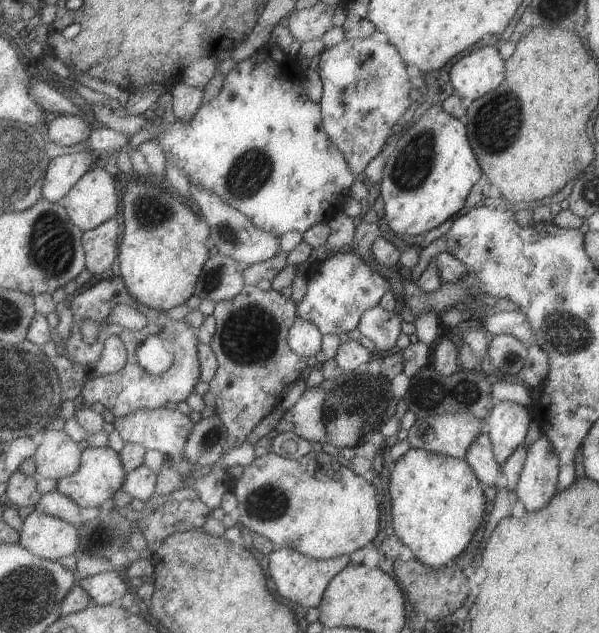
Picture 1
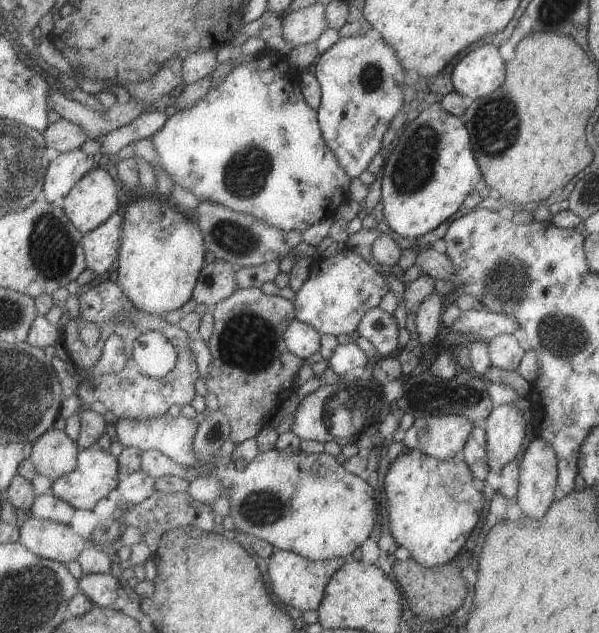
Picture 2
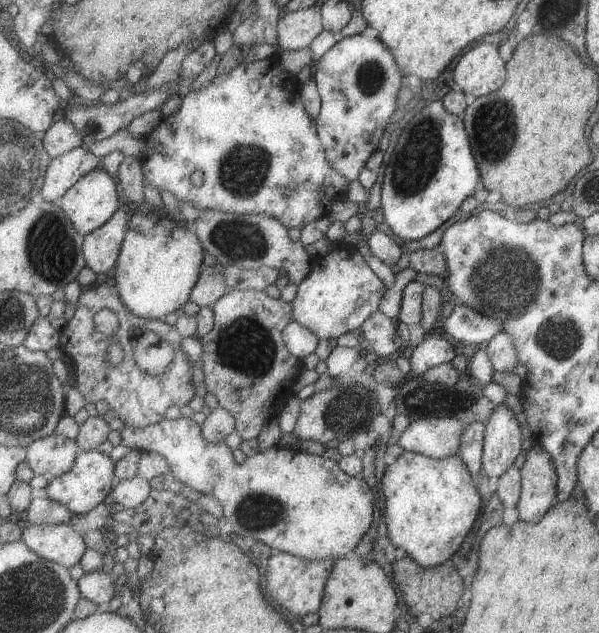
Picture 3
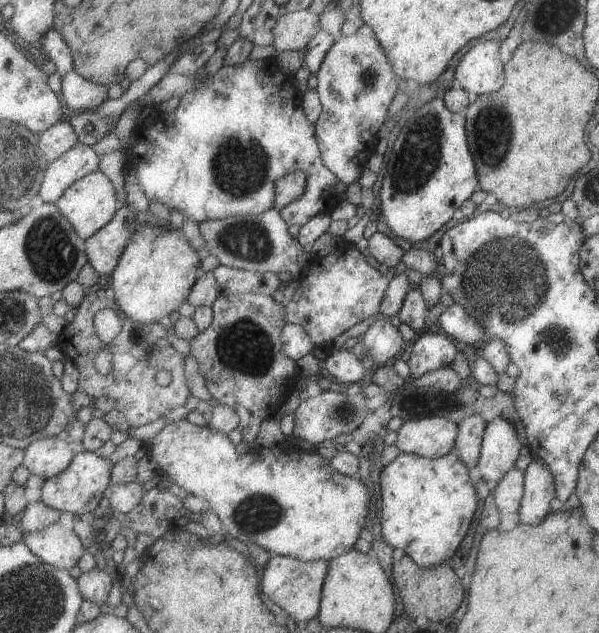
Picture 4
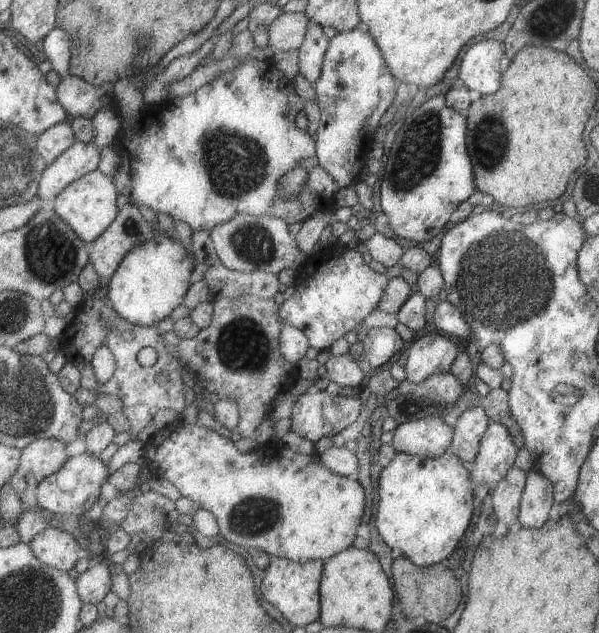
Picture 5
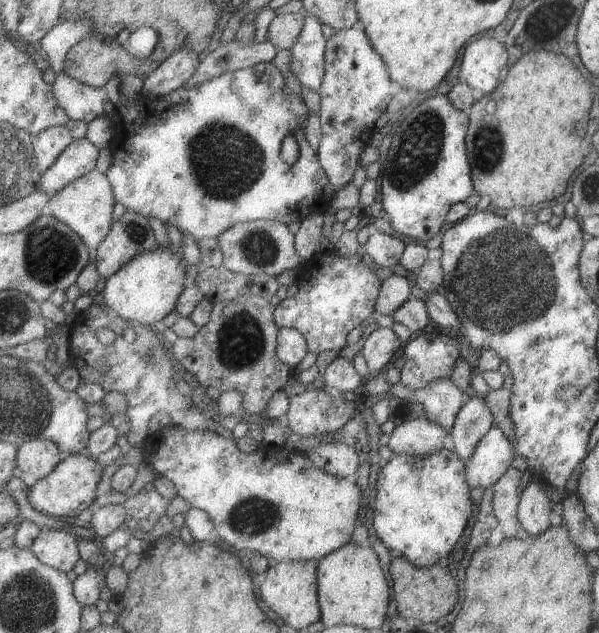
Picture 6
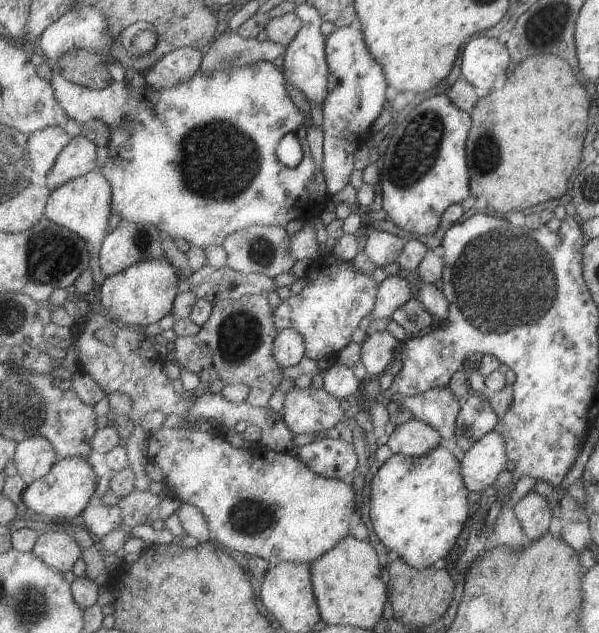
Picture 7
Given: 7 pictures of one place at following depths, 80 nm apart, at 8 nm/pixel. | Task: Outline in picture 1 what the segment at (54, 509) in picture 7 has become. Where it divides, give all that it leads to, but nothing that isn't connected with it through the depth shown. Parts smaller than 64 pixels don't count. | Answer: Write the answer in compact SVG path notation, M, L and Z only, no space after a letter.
M109 445L102 448L87 446L82 455L81 469L76 474L59 480L56 490L73 498L81 508L95 508L101 506L105 500L109 500L119 488L122 489L126 477L123 459L113 448Z

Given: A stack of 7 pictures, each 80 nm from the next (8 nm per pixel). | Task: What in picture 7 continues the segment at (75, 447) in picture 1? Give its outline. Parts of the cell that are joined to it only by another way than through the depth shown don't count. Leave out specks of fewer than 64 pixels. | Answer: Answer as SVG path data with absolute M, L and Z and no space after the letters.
M33 436L18 443L14 463L18 474L32 484L47 476L60 460L55 447L47 438Z

